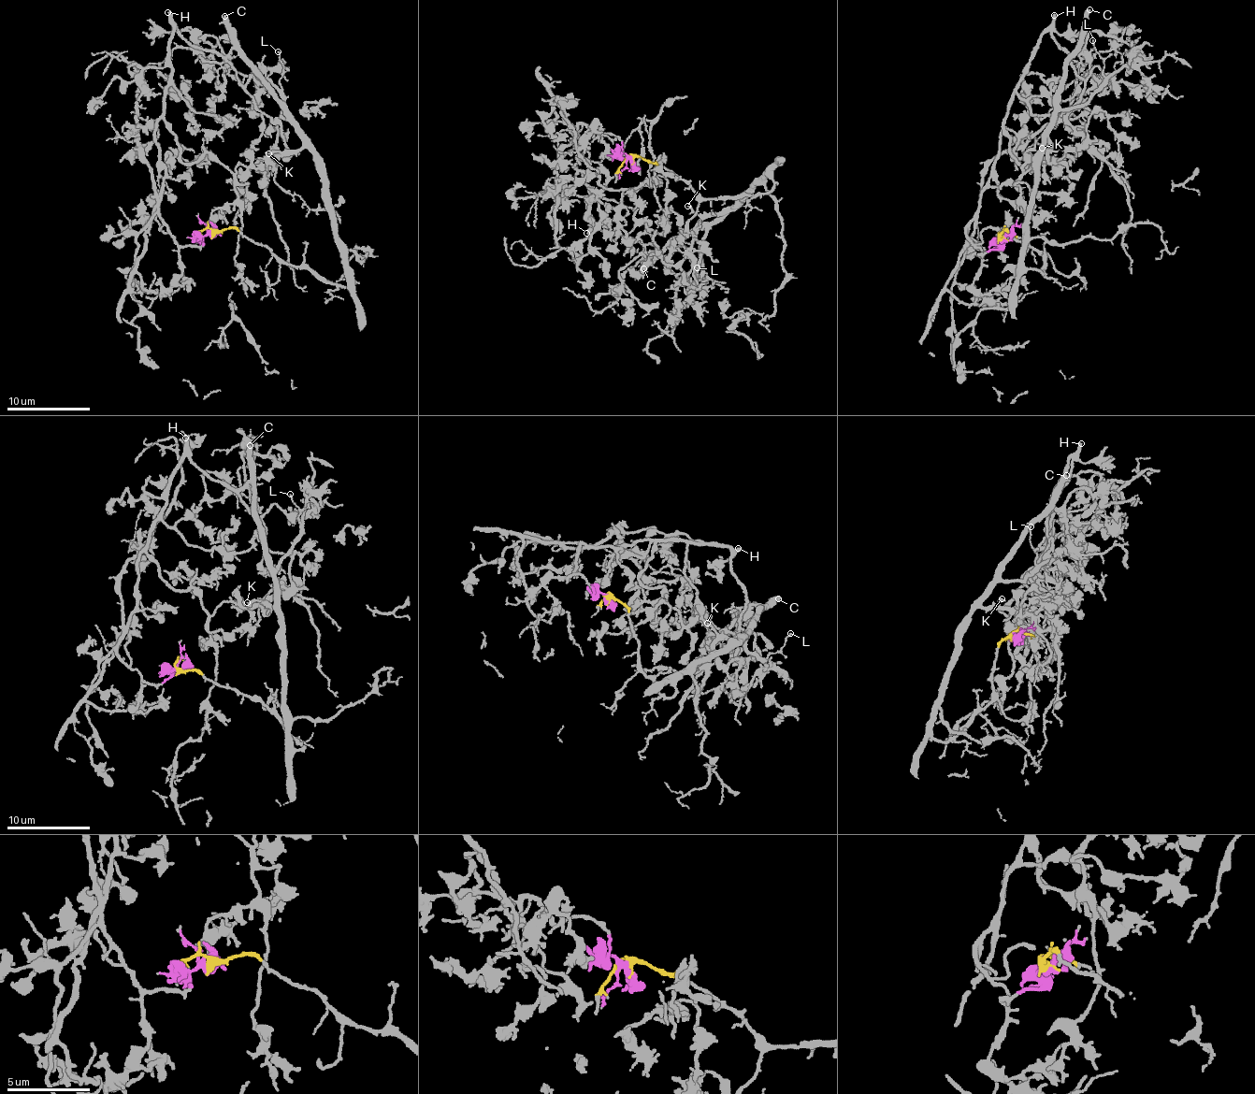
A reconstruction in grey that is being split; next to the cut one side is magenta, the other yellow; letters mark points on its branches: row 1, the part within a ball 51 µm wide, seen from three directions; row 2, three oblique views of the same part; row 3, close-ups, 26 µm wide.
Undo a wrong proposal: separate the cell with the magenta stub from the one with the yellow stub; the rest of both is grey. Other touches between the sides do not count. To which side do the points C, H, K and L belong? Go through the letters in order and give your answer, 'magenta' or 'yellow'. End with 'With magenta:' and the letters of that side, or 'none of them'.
C: yellow
H: magenta
K: yellow
L: yellow
With magenta: H

